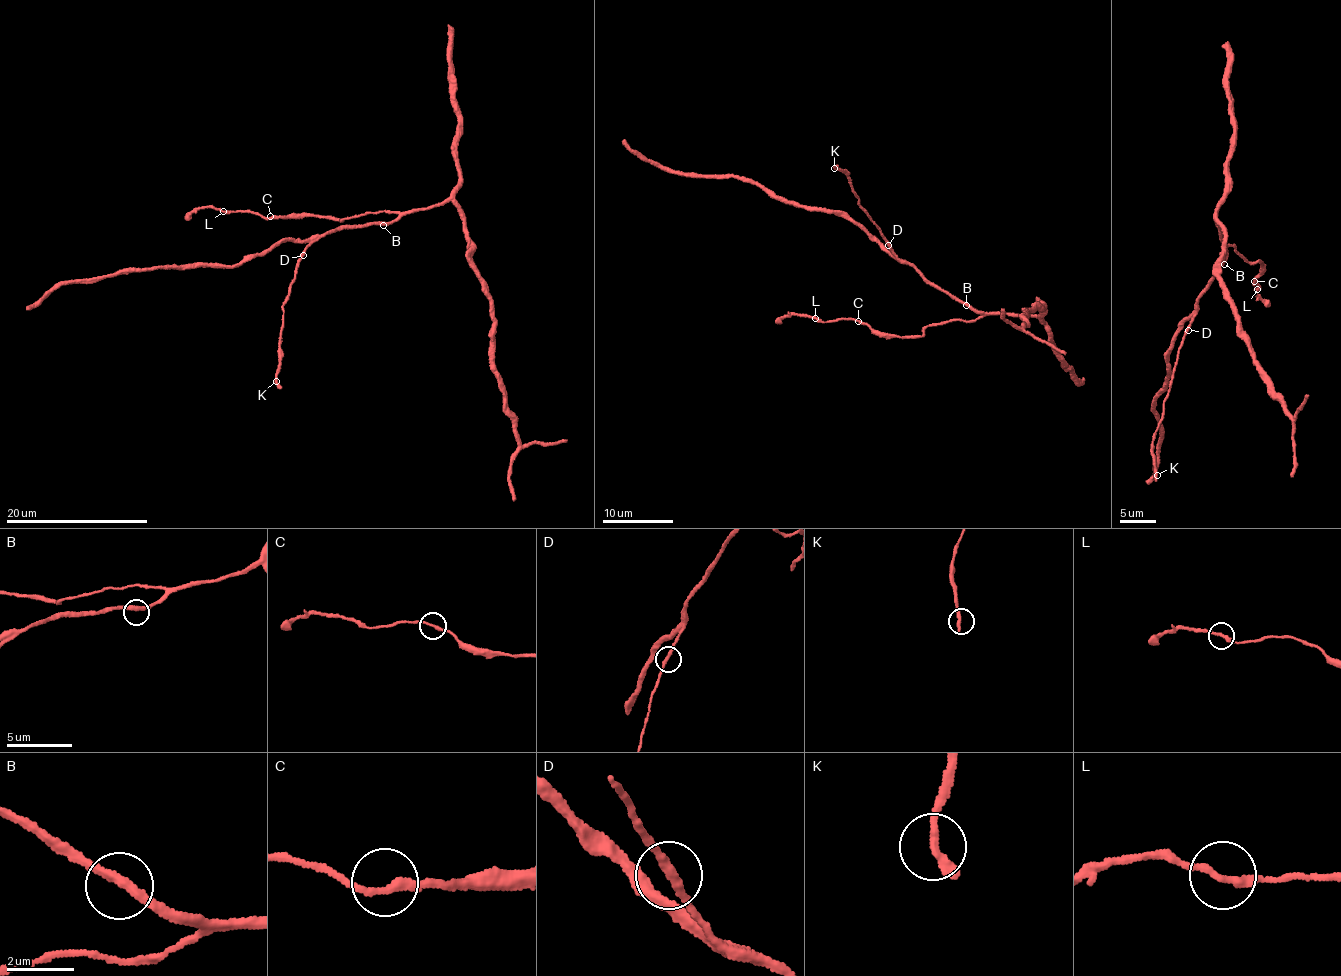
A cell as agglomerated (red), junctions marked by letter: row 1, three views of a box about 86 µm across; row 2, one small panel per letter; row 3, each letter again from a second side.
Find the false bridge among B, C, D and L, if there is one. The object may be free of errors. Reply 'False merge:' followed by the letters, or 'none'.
False merge: none

